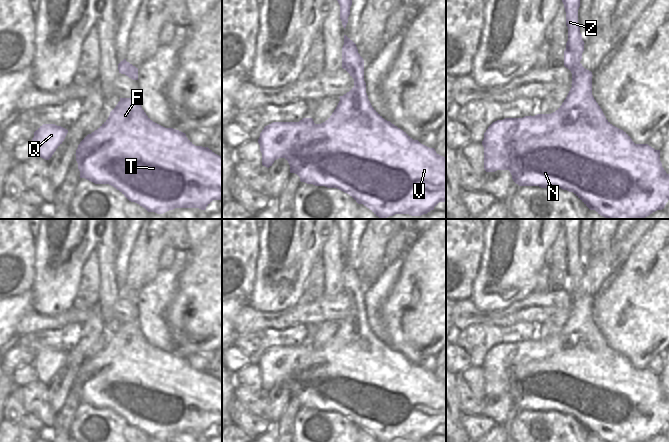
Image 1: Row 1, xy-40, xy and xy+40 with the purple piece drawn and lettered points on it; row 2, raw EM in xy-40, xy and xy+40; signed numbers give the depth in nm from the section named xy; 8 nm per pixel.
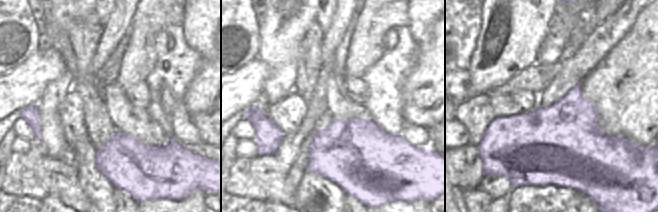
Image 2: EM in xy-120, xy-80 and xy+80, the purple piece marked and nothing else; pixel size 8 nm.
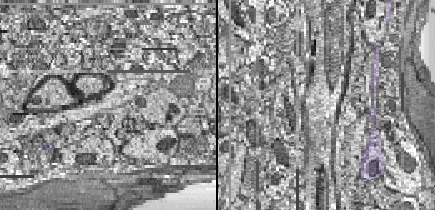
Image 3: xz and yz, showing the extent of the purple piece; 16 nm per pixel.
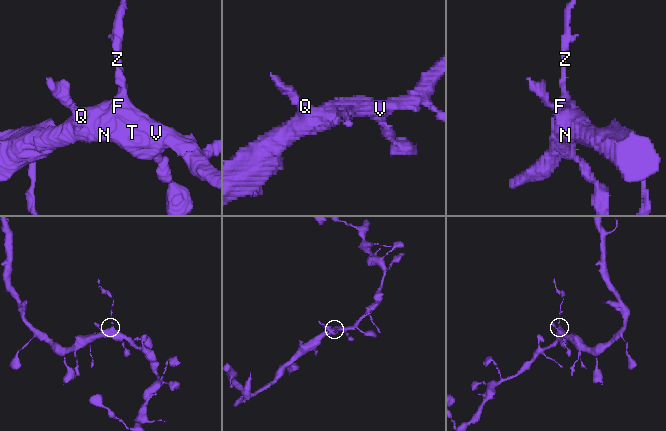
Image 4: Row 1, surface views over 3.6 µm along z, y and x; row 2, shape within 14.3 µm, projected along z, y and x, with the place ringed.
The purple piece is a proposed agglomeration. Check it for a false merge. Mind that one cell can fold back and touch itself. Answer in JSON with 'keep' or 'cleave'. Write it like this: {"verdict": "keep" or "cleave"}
{"verdict": "cleave"}

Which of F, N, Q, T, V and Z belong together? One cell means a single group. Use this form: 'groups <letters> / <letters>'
groups F N Q T V / Z

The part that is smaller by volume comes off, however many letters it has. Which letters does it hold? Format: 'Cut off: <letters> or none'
Cut off: Z

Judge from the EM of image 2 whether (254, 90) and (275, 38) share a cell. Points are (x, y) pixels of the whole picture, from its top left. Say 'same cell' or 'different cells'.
different cells

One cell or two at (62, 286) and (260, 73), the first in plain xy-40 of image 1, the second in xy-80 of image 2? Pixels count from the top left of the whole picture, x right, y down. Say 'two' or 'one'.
two

